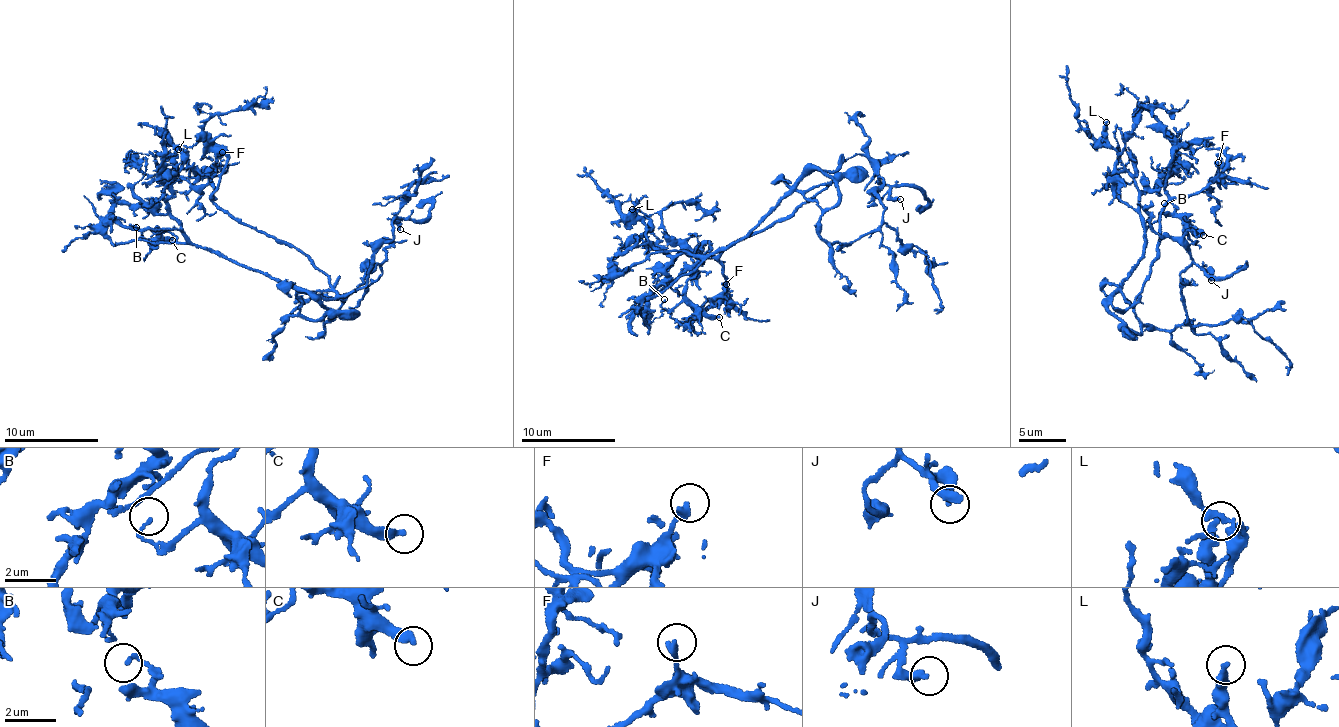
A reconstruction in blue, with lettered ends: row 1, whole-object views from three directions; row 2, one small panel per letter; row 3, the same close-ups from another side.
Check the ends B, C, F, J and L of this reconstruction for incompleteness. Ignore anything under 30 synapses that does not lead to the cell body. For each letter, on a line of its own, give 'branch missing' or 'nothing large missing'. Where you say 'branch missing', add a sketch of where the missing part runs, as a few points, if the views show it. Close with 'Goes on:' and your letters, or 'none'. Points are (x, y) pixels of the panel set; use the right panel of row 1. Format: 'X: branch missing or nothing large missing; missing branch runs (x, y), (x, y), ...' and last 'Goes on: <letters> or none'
B: nothing large missing
C: nothing large missing
F: nothing large missing
J: nothing large missing
L: nothing large missing
Goes on: none

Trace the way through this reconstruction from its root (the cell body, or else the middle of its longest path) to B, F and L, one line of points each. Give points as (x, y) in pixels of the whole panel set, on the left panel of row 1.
B: (316, 292), (298, 292), (207, 247), (184, 244), (167, 230), (131, 225), (136, 227)
F: (316, 292), (324, 291), (328, 278), (313, 262), (288, 242), (239, 223), (214, 204), (210, 180), (222, 152)
L: (316, 292), (298, 292), (189, 238), (164, 192), (178, 149)

